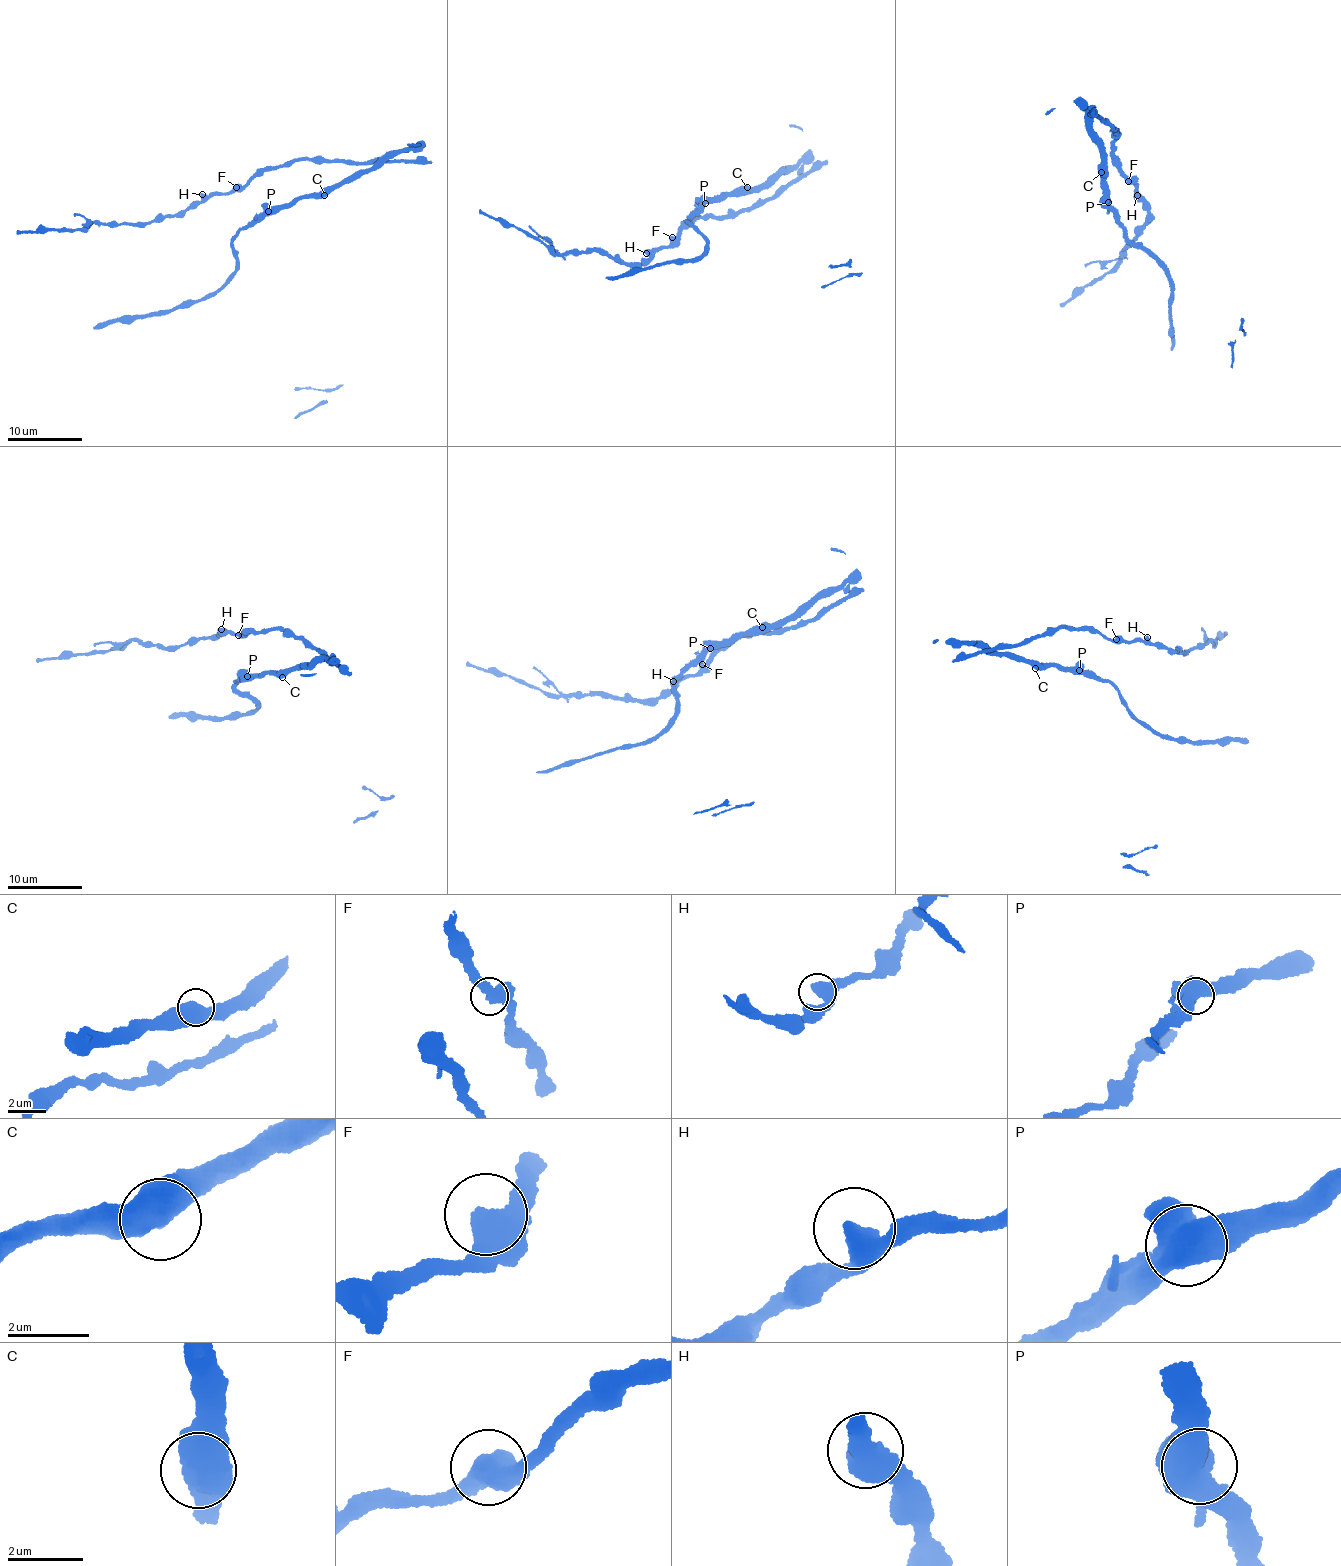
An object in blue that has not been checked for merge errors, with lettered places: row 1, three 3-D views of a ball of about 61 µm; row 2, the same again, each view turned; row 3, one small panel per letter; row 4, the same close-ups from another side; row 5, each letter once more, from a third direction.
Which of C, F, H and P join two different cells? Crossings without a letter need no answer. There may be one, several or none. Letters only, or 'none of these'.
none of these

